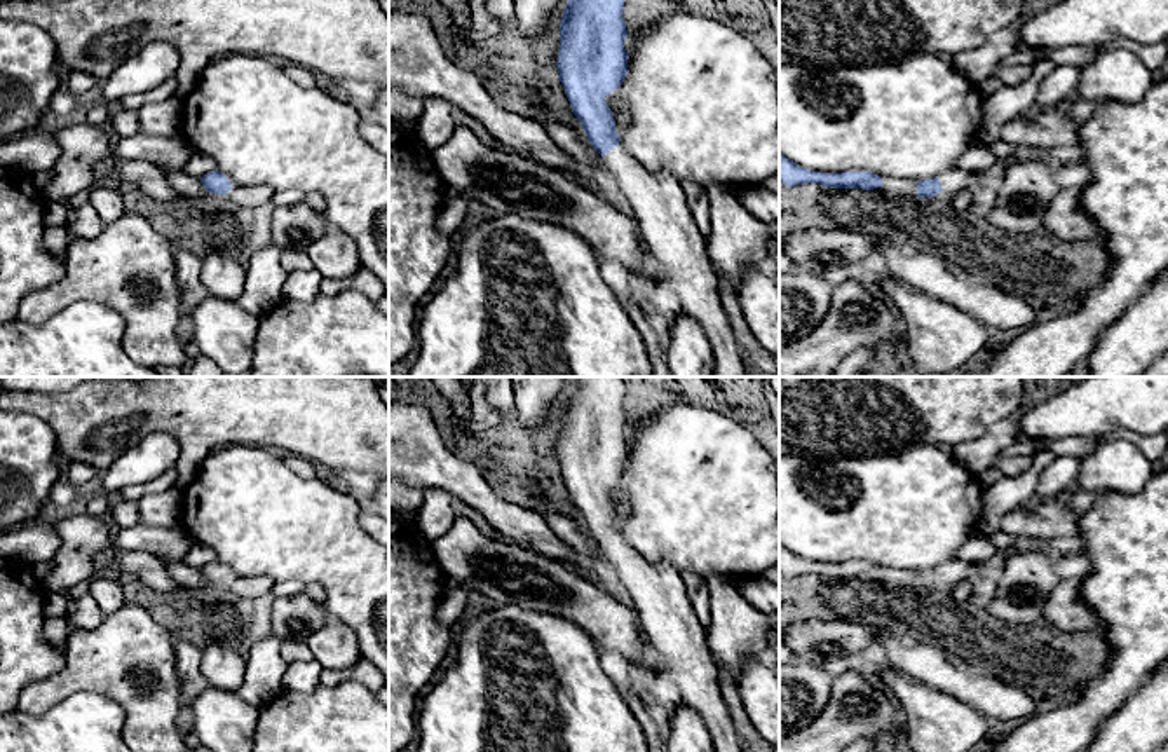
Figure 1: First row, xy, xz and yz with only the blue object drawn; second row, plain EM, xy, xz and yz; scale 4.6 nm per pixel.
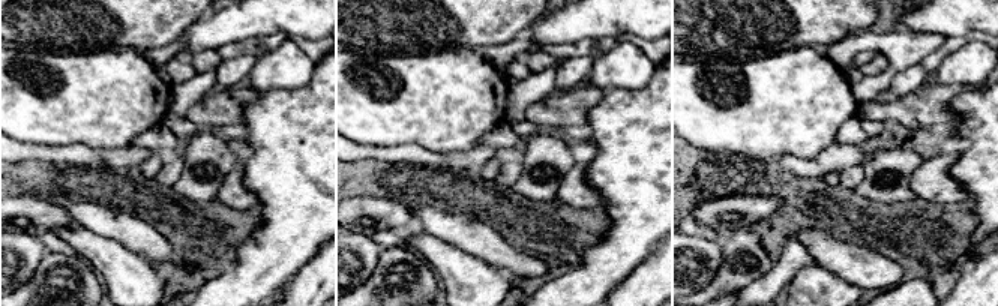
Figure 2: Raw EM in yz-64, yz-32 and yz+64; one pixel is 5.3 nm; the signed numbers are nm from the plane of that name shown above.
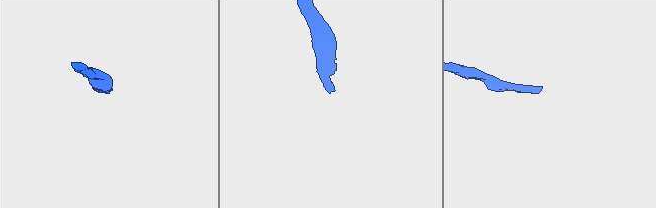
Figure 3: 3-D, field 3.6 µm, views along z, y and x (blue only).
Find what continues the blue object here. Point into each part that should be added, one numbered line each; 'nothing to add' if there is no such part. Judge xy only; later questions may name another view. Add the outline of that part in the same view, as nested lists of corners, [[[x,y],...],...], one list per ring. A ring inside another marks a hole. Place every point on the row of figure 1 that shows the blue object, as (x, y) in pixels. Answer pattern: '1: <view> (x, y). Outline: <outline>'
1: xy (250, 198). Outline: [[[227,176],[227,181],[232,183],[232,190],[225,194],[225,197],[230,197],[237,204],[244,208],[260,208],[267,202],[272,202],[274,190],[272,188],[256,188],[256,187],[244,187],[234,181],[230,176]]]

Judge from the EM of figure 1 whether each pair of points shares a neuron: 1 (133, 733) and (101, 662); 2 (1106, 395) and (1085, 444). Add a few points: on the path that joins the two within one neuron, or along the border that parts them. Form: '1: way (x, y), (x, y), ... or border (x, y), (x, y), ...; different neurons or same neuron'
1: way (135, 716), (135, 695), (119, 679); same neuron
2: border (1099, 435), (1069, 435), (1052, 442); different neurons

